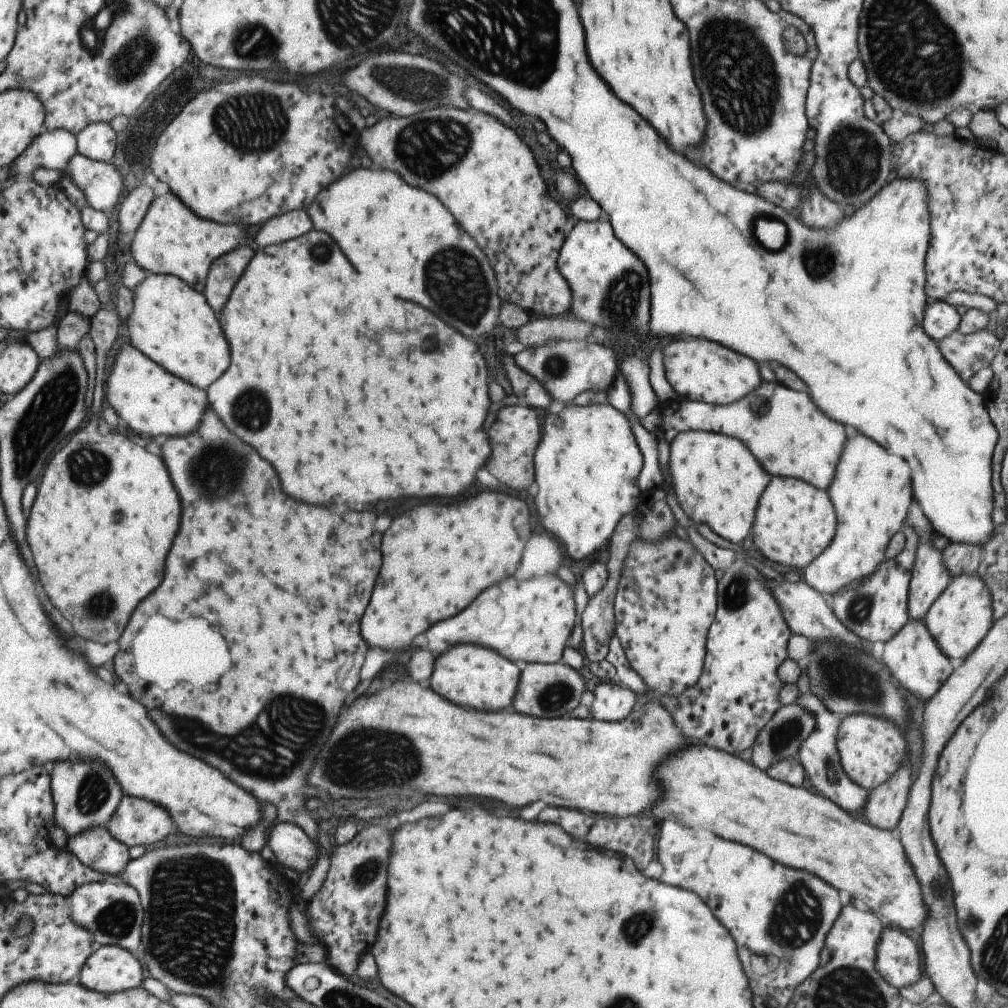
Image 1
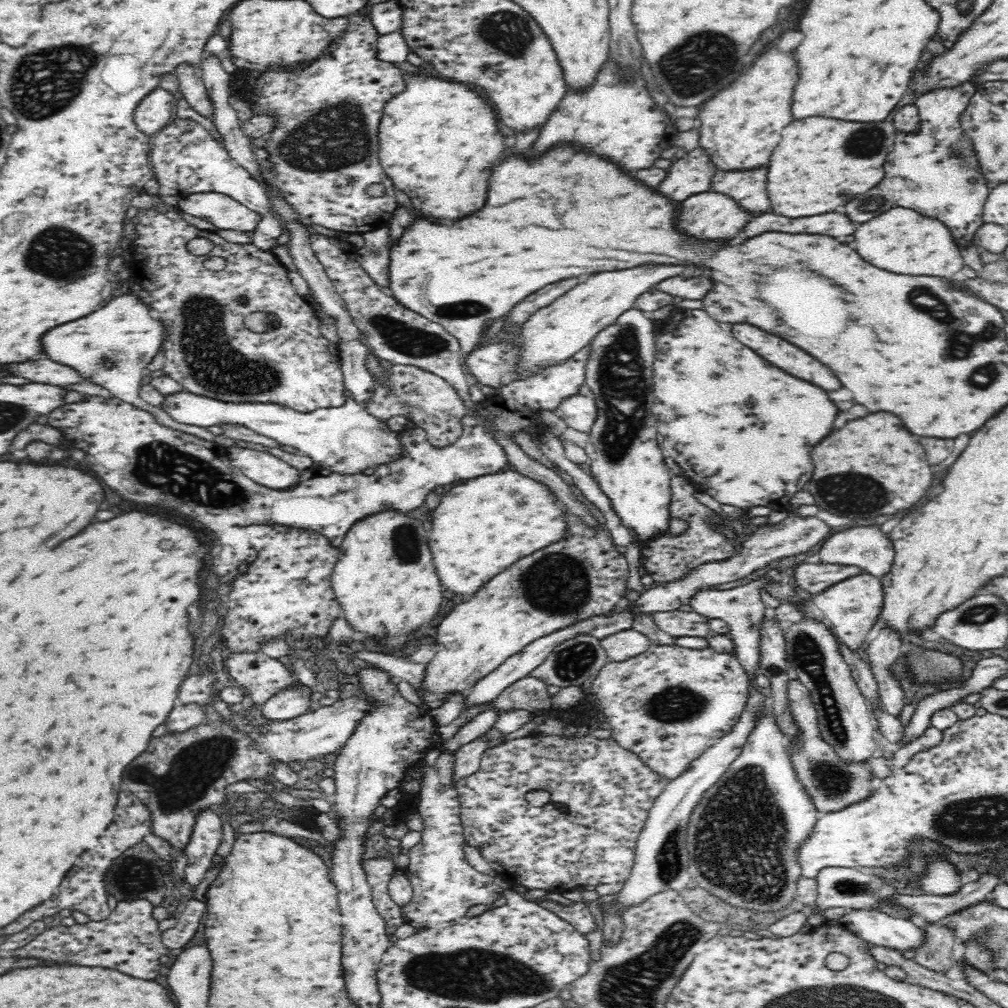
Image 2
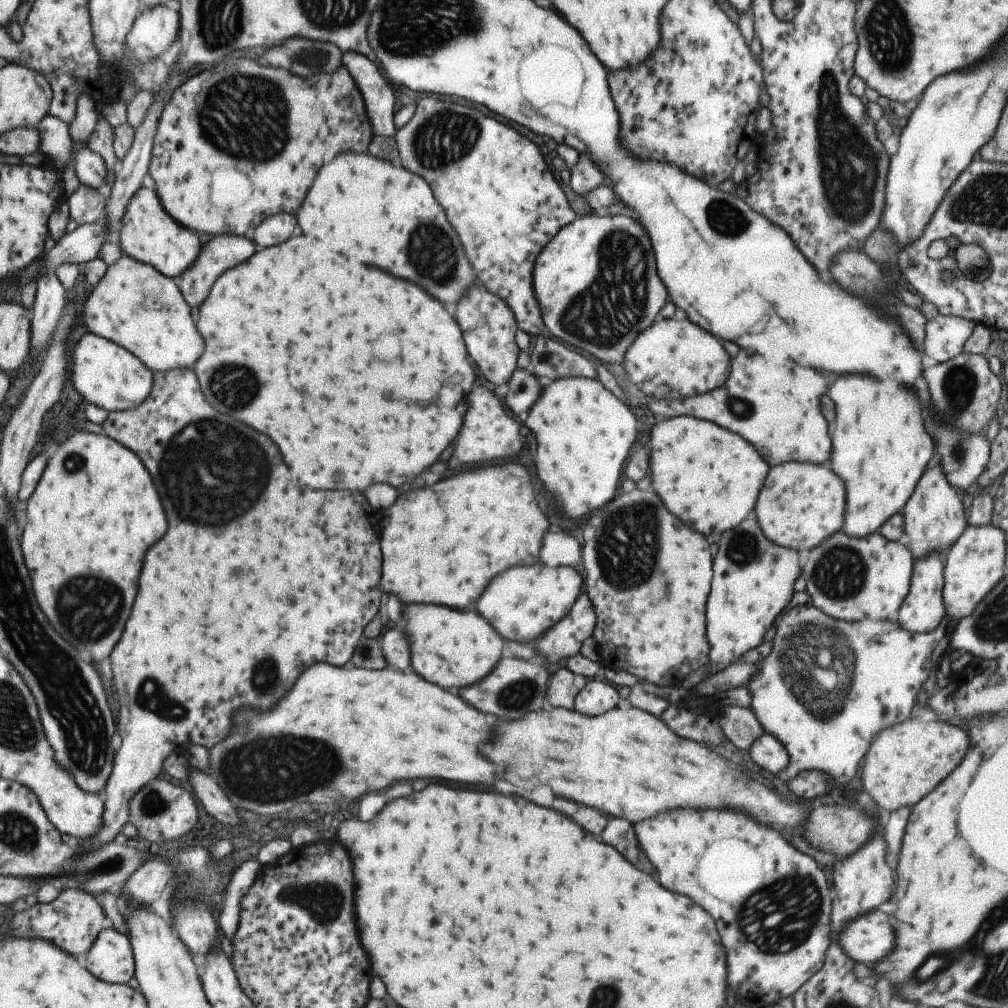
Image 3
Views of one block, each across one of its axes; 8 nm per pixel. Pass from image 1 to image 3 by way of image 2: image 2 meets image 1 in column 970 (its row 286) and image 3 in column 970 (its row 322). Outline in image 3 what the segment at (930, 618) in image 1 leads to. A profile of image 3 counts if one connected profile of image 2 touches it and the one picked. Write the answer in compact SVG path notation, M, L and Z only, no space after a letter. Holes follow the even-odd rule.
M965 526L965 530L961 532L961 536L957 538L957 542L953 542L951 548L947 548L943 560L945 560L945 568L943 568L943 606L945 606L945 614L949 614L953 618L953 626L955 622L959 622L961 618L969 616L973 612L973 608L985 598L985 594L989 594L989 590L993 590L997 586L997 582L1003 580L1005 572L1005 532L997 526Z

